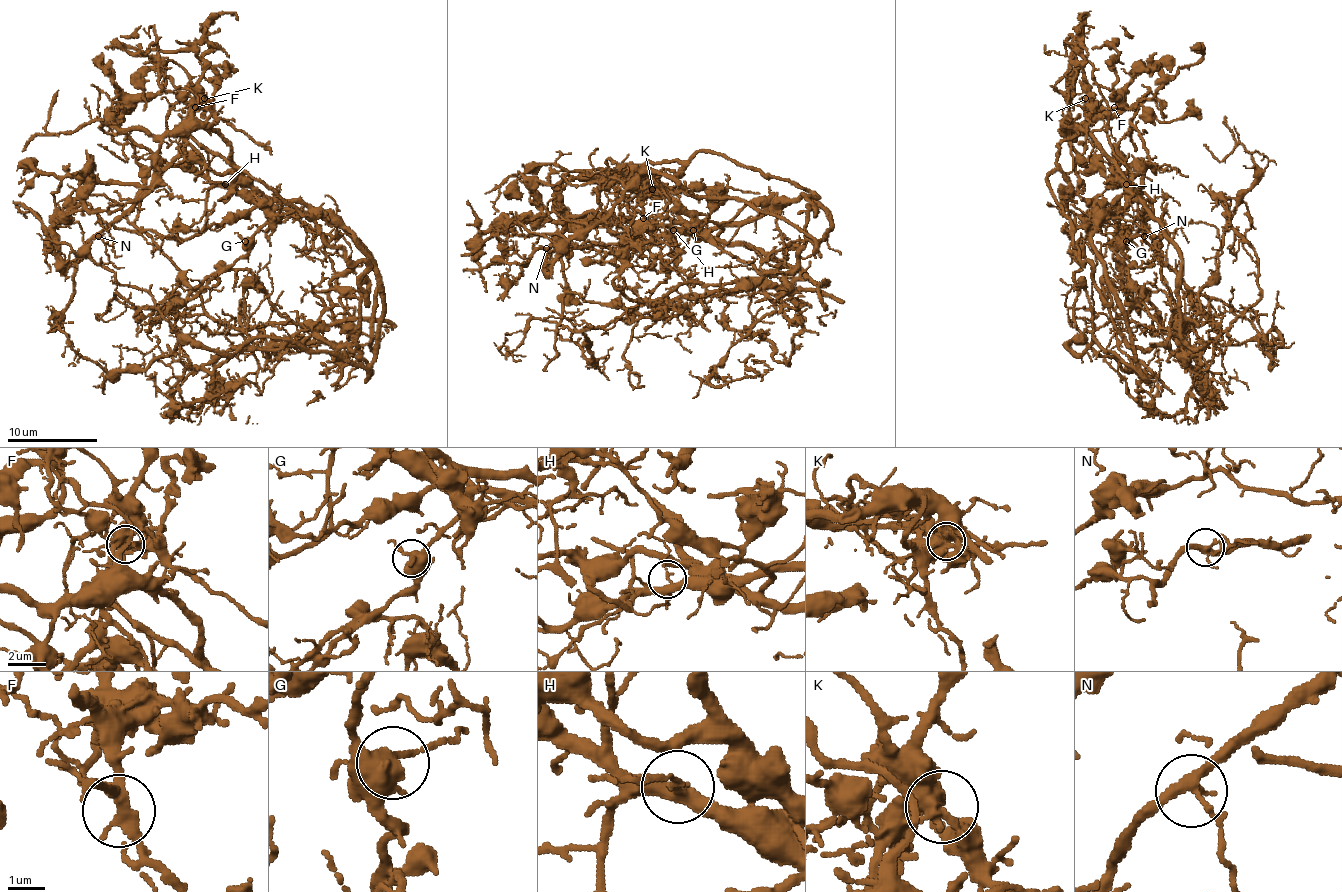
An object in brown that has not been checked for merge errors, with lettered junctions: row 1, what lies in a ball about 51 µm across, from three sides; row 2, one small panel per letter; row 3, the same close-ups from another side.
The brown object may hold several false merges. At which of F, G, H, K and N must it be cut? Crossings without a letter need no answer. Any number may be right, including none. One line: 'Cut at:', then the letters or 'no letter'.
Cut at: F

